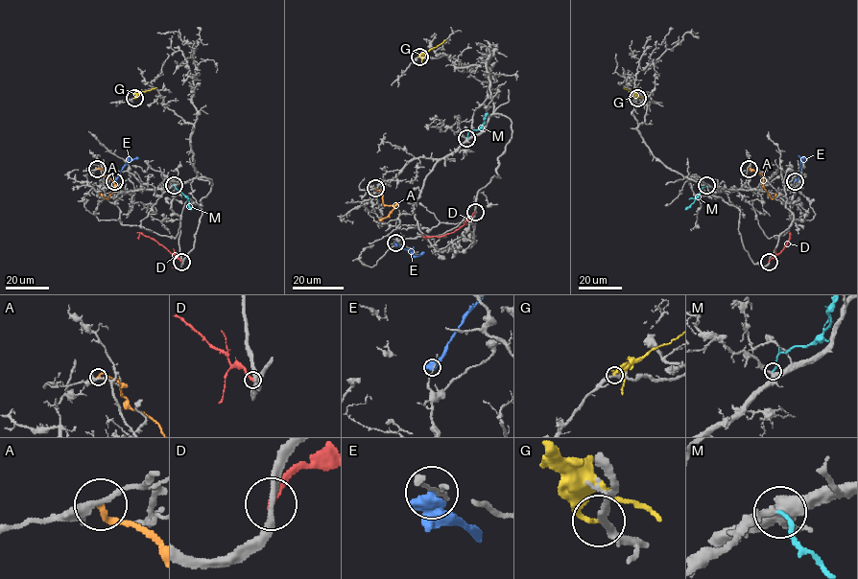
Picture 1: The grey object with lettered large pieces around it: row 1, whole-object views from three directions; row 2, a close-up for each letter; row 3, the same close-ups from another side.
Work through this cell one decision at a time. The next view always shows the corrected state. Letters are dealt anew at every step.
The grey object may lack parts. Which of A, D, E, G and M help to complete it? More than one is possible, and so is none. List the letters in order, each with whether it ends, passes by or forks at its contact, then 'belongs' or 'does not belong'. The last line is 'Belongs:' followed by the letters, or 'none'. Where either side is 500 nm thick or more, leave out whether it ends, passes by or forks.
A: it ends there; does not belong
D: it ends there; does not belong
E: does not belong
G: it ends there; does not belong
M: it ends there; does not belong
Belongs: none

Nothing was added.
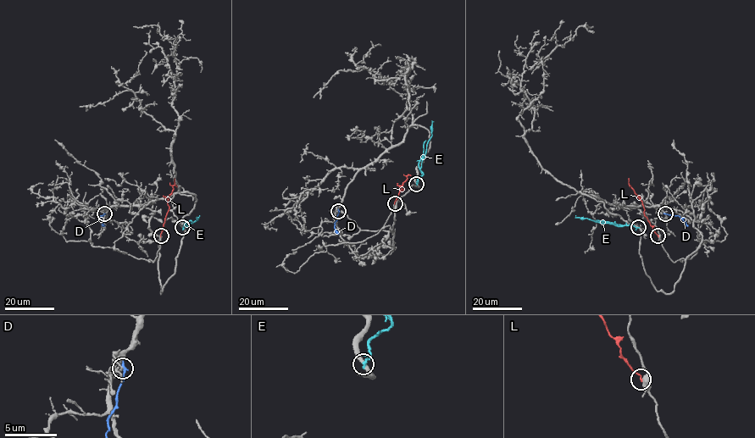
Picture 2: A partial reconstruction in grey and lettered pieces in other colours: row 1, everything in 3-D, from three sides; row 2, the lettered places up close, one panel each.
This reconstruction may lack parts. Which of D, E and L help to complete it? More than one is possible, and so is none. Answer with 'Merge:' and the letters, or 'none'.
Merge: none

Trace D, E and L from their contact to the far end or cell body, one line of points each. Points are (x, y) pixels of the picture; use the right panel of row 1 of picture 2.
D: (665, 213), (678, 215), (688, 226)
E: (638, 227), (632, 224), (618, 226), (576, 215)
L: (657, 235), (644, 214), (642, 202), (629, 185), (628, 179)

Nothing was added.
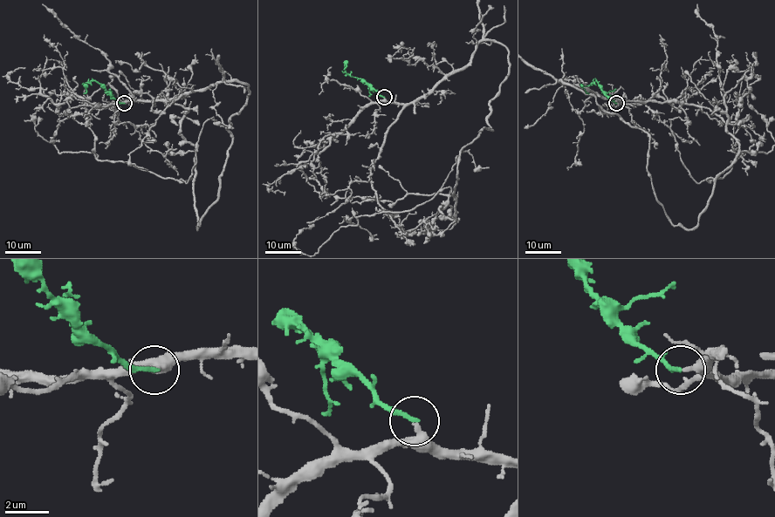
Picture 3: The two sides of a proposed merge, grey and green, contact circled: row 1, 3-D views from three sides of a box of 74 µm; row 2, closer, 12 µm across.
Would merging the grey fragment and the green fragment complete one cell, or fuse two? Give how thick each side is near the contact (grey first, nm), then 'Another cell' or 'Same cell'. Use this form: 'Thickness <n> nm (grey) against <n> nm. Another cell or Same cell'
Thickness 360 nm (grey) against 200 nm. Same cell

